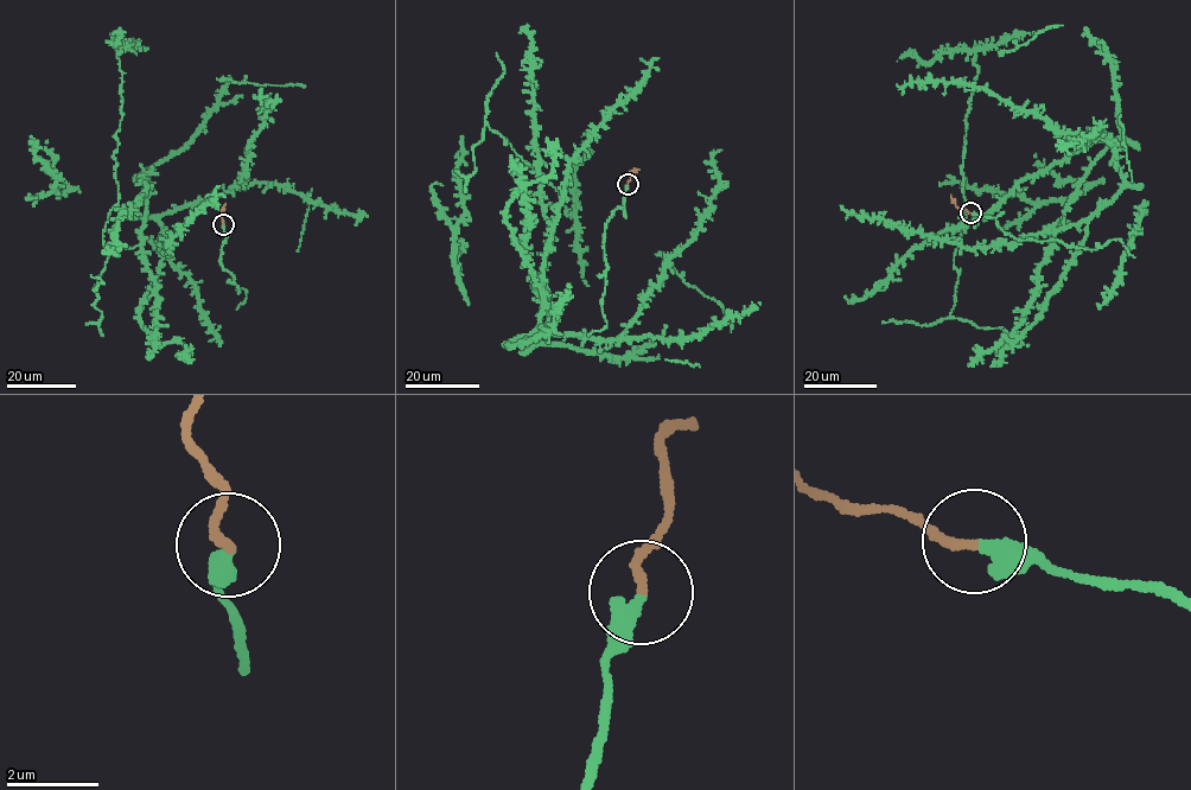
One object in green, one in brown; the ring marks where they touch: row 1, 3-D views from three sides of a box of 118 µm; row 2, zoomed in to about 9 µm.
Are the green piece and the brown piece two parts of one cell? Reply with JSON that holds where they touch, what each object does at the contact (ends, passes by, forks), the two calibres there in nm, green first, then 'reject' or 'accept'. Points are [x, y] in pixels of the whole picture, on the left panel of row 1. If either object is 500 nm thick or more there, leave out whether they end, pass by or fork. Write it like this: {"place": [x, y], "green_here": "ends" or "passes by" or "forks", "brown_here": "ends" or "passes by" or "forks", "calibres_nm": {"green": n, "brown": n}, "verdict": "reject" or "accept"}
{"place": [223, 224], "green_here": "ends", "brown_here": "ends", "calibres_nm": {"green": 400, "brown": 190}, "verdict": "accept"}

